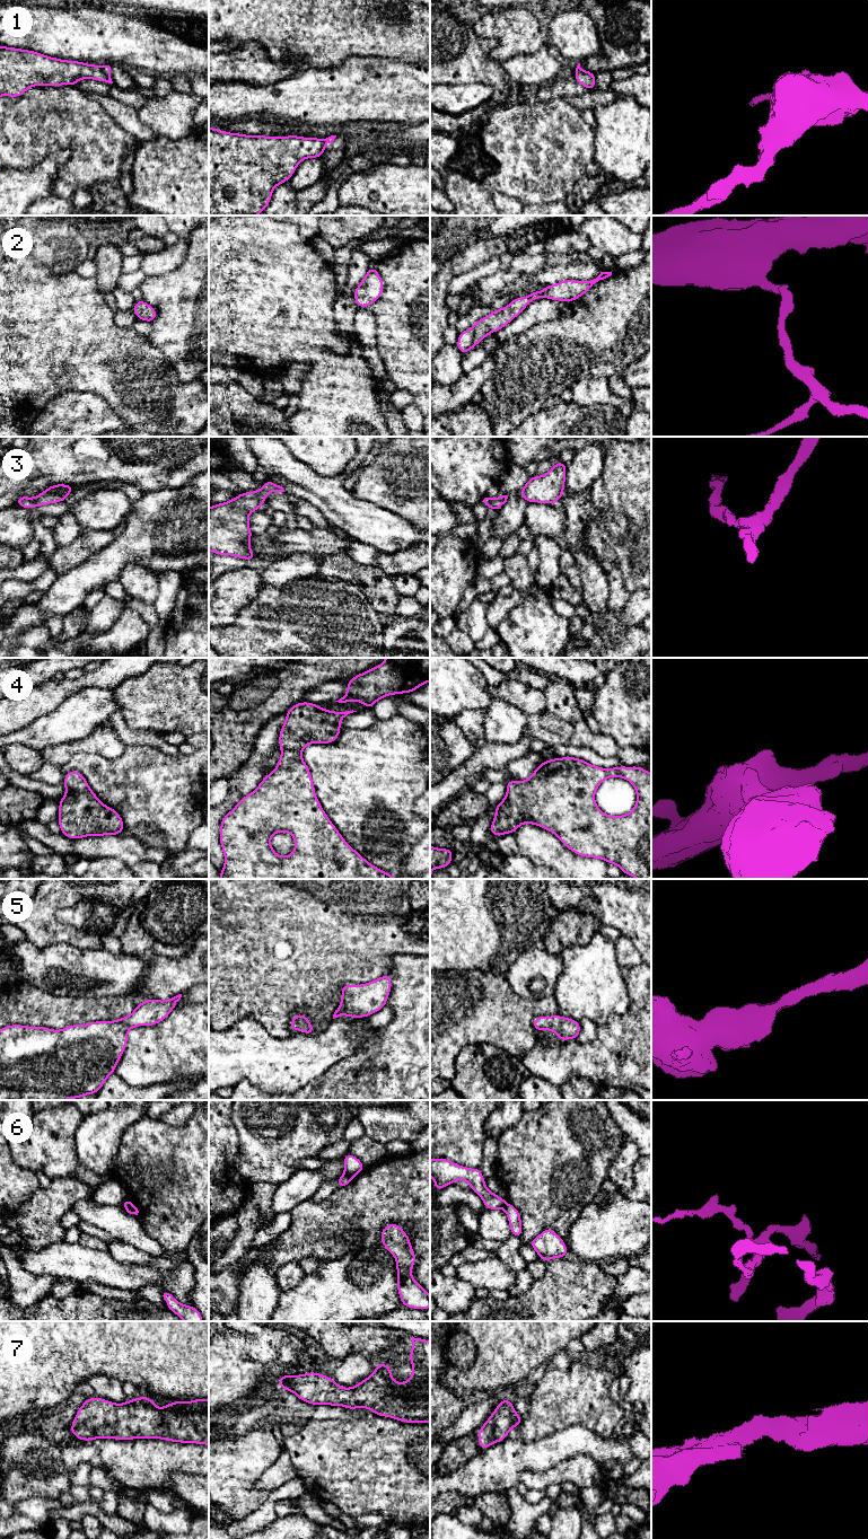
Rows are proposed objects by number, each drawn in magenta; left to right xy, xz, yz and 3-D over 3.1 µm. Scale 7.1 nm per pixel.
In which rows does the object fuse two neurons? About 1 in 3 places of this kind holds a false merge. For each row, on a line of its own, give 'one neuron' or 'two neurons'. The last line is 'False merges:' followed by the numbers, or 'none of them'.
1: two neurons
2: one neuron
3: one neuron
4: one neuron
5: one neuron
6: two neurons
7: one neuron
False merges: 1, 6

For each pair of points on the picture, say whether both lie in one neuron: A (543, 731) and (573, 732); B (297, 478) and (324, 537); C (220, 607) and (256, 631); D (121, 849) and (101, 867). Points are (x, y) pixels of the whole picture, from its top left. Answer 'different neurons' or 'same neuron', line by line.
A: same neuron
B: different neurons
C: different neurons
D: different neurons

